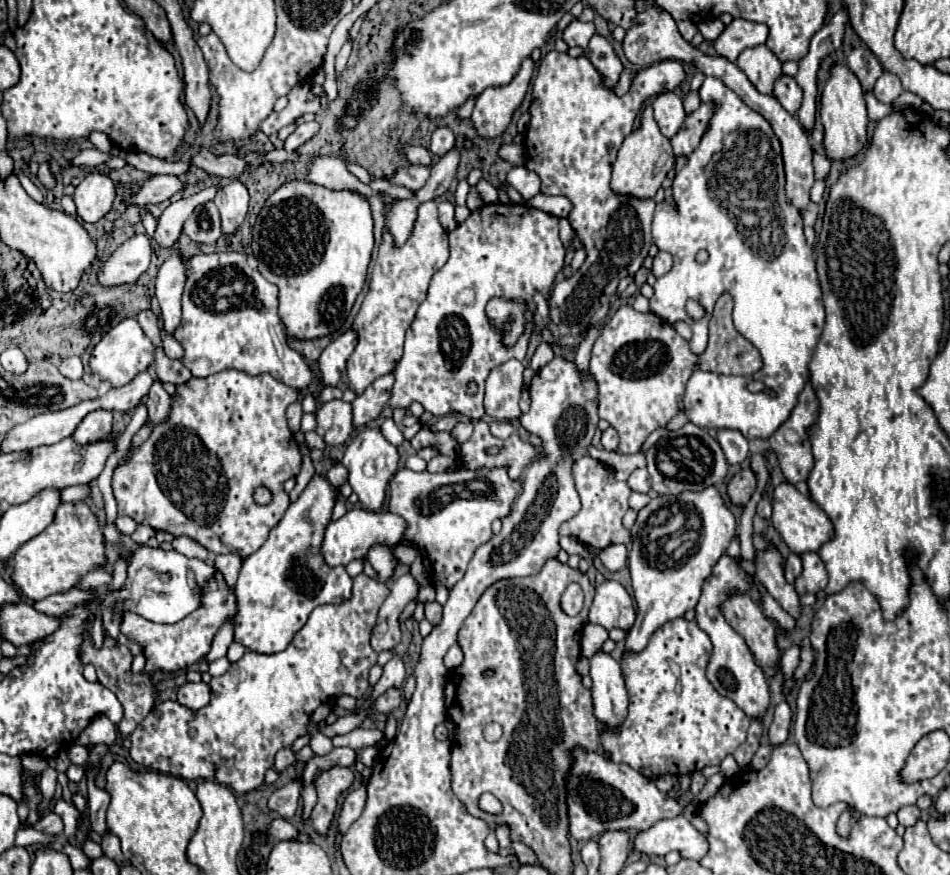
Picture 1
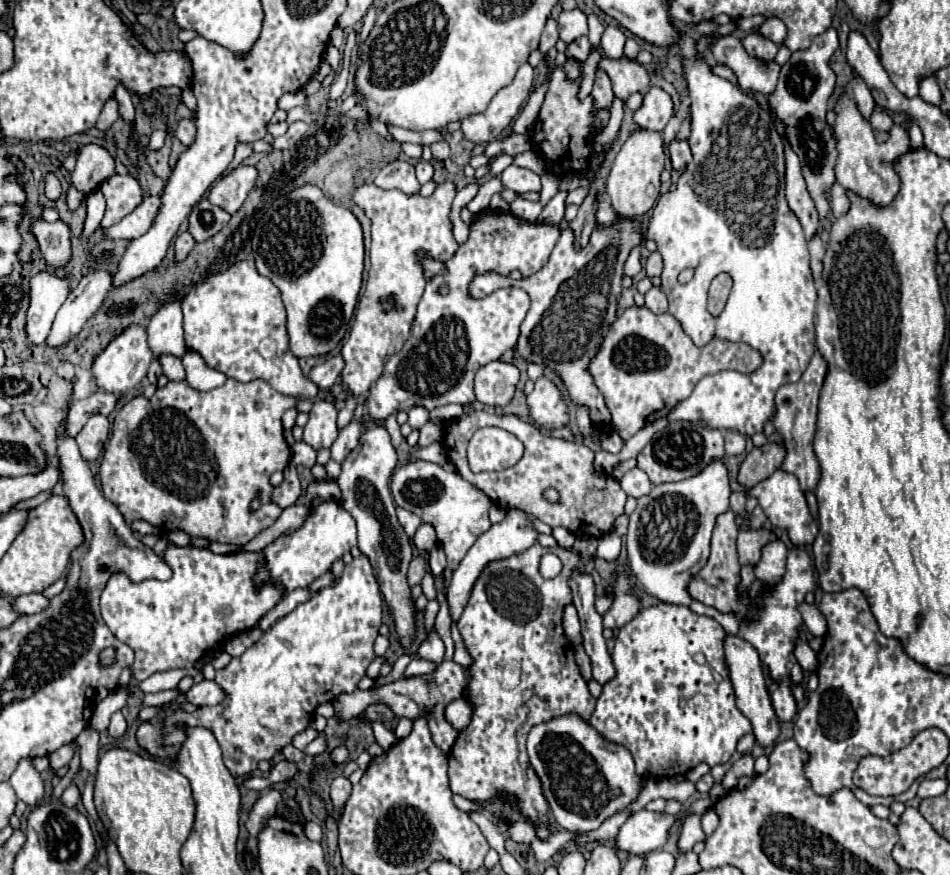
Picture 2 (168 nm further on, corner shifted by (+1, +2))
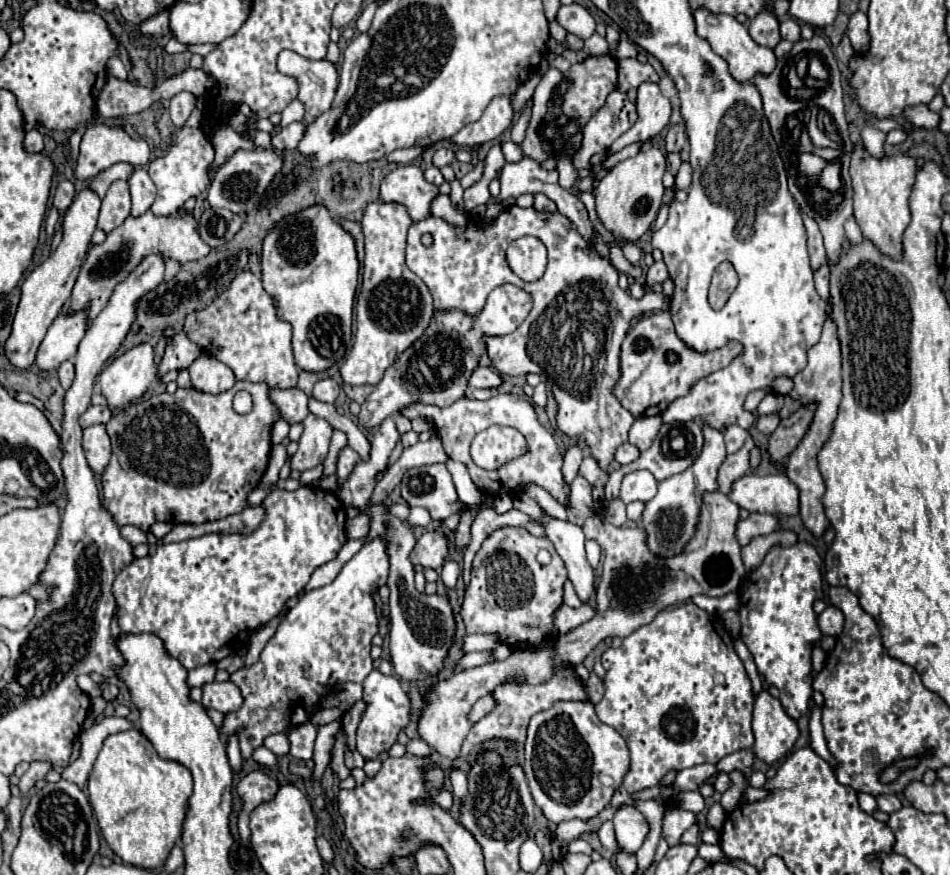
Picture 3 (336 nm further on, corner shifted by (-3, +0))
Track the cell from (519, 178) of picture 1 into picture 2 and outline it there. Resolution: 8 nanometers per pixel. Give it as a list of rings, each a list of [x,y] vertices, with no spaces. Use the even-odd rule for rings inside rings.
[[[510,165],[504,169],[502,183],[504,183],[504,187],[508,187],[516,193],[540,191],[540,177],[536,173],[532,173],[530,169],[522,169],[516,165]]]

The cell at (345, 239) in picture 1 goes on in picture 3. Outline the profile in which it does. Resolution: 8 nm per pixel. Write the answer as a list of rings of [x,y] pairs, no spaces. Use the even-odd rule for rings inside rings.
[[[314,205],[292,217],[286,217],[266,235],[262,249],[262,283],[266,293],[274,299],[278,317],[292,325],[292,349],[300,369],[320,373],[344,359],[352,339],[350,327],[358,285],[358,259],[352,235],[334,223],[324,205]]]

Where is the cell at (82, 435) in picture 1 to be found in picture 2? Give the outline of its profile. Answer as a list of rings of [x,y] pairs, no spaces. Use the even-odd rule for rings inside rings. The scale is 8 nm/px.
[[[96,413],[92,415],[86,425],[82,427],[82,431],[76,435],[76,443],[80,447],[80,455],[86,459],[86,461],[92,461],[92,459],[98,459],[102,449],[104,449],[104,443],[108,439],[108,433],[110,433],[110,423],[108,423],[108,417]]]

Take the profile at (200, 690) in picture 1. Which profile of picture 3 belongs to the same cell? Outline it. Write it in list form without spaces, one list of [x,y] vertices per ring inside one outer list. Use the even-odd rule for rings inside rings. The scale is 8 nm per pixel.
[[[212,681],[208,685],[204,685],[204,695],[202,695],[202,705],[206,709],[216,709],[220,713],[234,713],[242,707],[244,699],[242,699],[242,693],[240,689],[226,681],[226,683],[218,683],[218,681]]]

